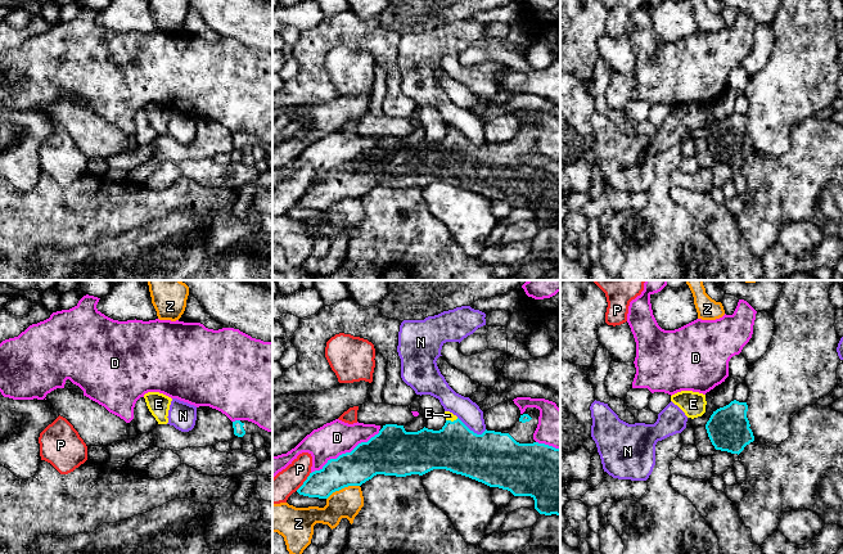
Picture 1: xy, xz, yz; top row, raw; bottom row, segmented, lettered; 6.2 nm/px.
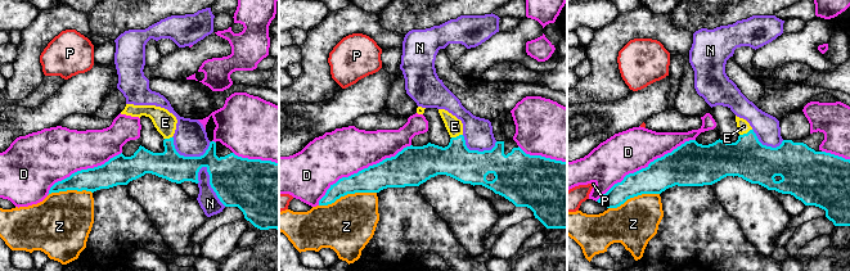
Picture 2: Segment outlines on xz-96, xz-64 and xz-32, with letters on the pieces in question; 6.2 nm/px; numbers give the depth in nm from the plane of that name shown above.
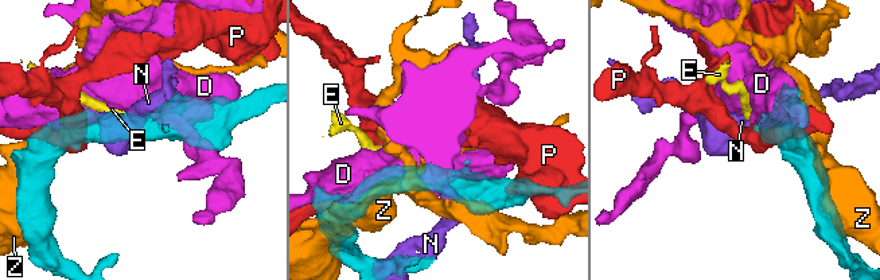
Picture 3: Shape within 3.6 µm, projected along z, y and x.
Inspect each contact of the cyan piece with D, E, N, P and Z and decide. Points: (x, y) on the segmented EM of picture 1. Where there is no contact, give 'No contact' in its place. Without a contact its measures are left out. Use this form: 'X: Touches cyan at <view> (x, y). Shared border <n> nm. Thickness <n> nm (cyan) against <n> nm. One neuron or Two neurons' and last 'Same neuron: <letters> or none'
D: Touches cyan at xz (346, 453). Shared border 500 nm. Thickness 260 nm (cyan) against 220 nm. Two neurons
E: Touches cyan at xz (450, 420). Shared border 80 nm. Thickness 300 nm (cyan) against 50 nm. One neuron
N: Touches cyan at xz (472, 431). Shared border 200 nm. Thickness 340 nm (cyan) against 140 nm. Two neurons
P: Touches cyan at xz (305, 481). Shared border 150 nm. Thickness 190 nm (cyan) against 170 nm. Two neurons
Z: Touches cyan at xz (342, 487). Shared border 220 nm. Thickness 220 nm (cyan) against 190 nm. Two neurons
Same neuron: E

